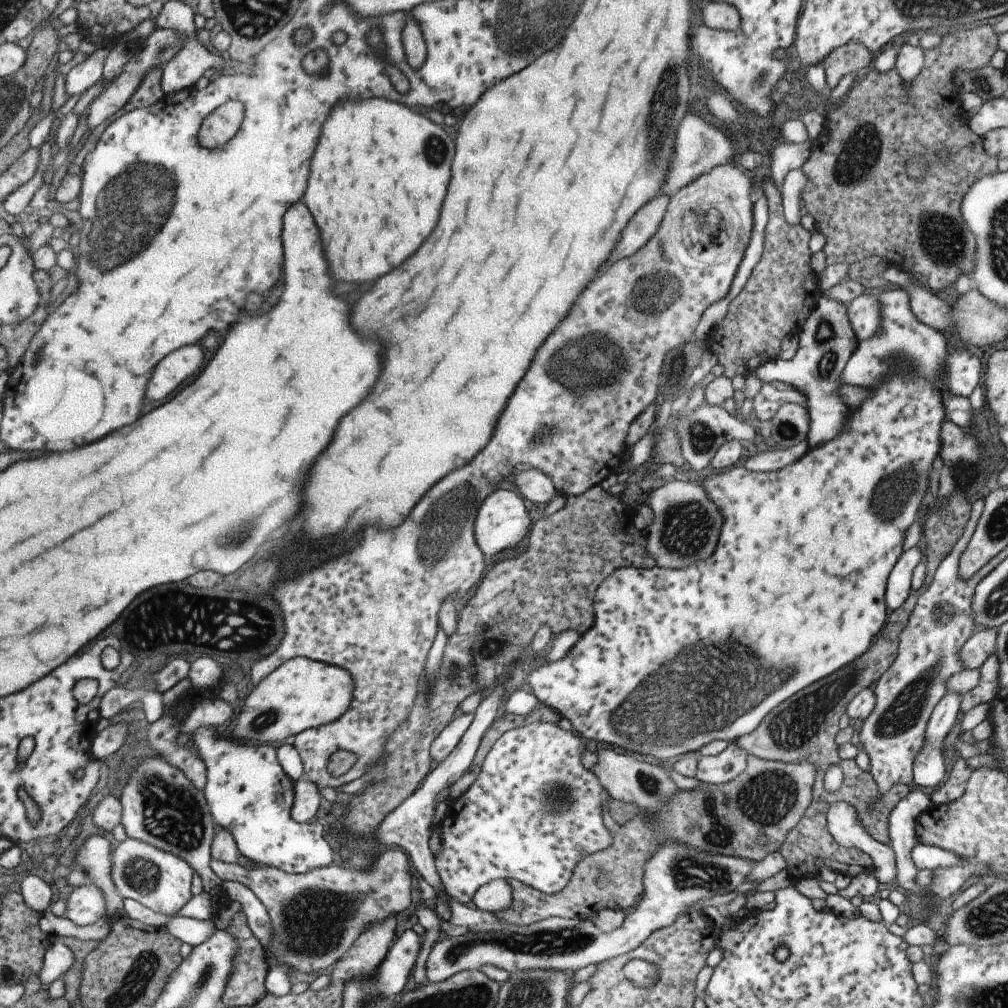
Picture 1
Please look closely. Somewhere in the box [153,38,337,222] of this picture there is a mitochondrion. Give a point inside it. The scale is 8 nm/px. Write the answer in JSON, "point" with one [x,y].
{"point":[321,59]}

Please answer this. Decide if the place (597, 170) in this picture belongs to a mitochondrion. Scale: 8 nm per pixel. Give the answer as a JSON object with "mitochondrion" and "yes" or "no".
{"mitochondrion":"no"}

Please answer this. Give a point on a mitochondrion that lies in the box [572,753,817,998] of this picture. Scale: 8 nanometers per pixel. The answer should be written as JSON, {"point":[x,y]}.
{"point":[765,798]}

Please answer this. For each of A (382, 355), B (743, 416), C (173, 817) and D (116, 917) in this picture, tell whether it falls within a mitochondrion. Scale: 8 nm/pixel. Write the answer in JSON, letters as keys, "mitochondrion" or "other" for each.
{"A":"other","B":"other","C":"mitochondrion","D":"other"}

